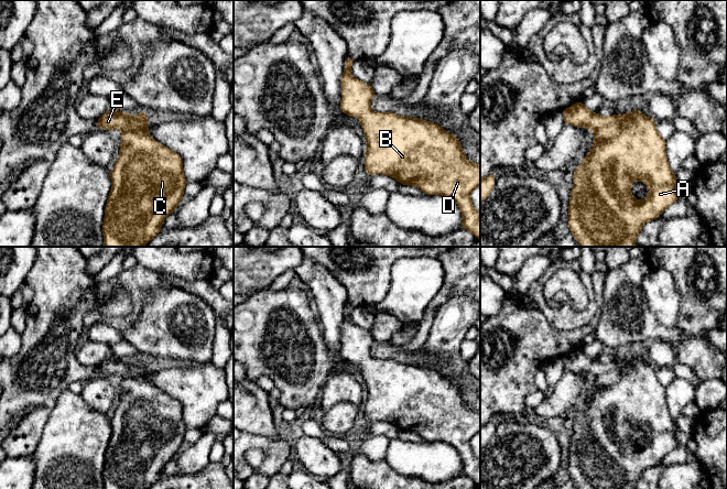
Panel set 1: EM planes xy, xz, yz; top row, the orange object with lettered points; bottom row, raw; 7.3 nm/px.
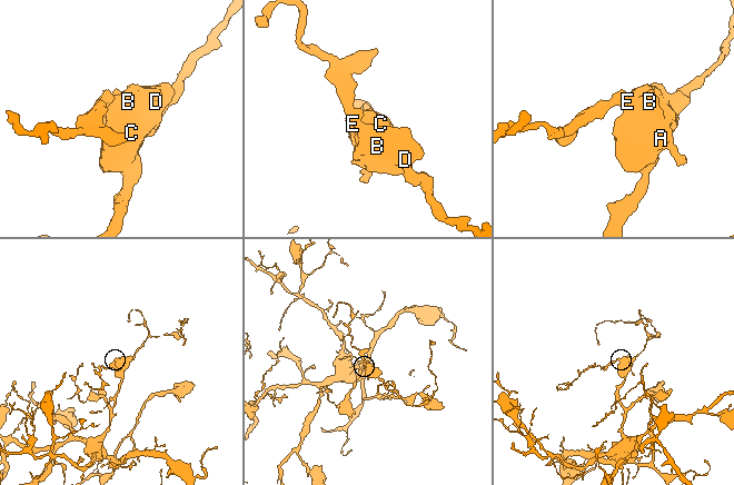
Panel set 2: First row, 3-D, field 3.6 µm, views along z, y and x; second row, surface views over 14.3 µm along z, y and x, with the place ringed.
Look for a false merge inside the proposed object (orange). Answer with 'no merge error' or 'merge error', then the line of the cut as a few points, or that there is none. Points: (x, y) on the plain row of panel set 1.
no merge error | no cut

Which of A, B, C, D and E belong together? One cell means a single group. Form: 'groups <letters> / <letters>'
groups A B C D E

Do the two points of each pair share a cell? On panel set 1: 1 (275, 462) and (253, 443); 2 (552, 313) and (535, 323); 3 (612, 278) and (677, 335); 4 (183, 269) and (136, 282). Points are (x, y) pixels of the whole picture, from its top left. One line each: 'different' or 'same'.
1: same
2: different
3: same
4: different

